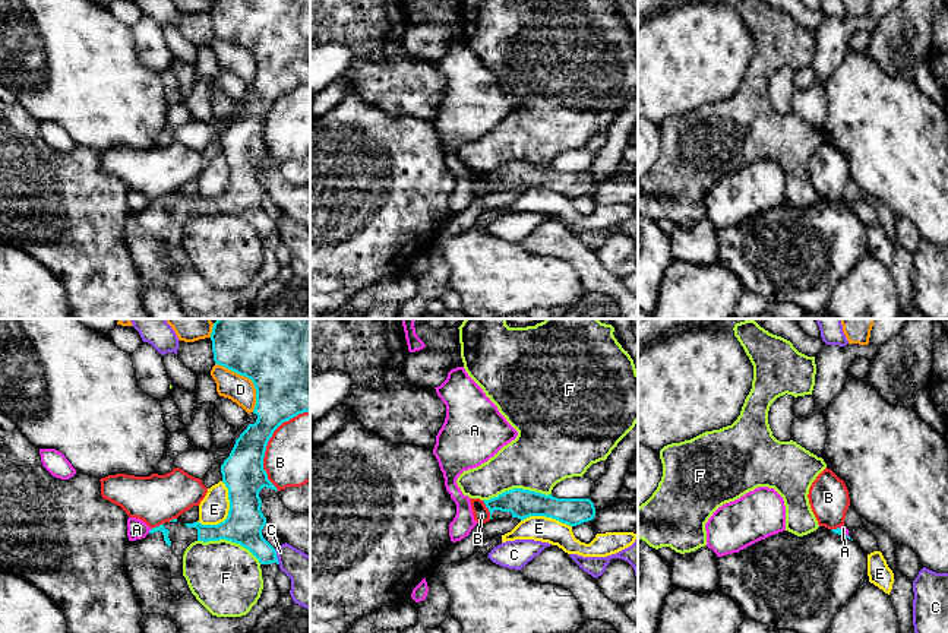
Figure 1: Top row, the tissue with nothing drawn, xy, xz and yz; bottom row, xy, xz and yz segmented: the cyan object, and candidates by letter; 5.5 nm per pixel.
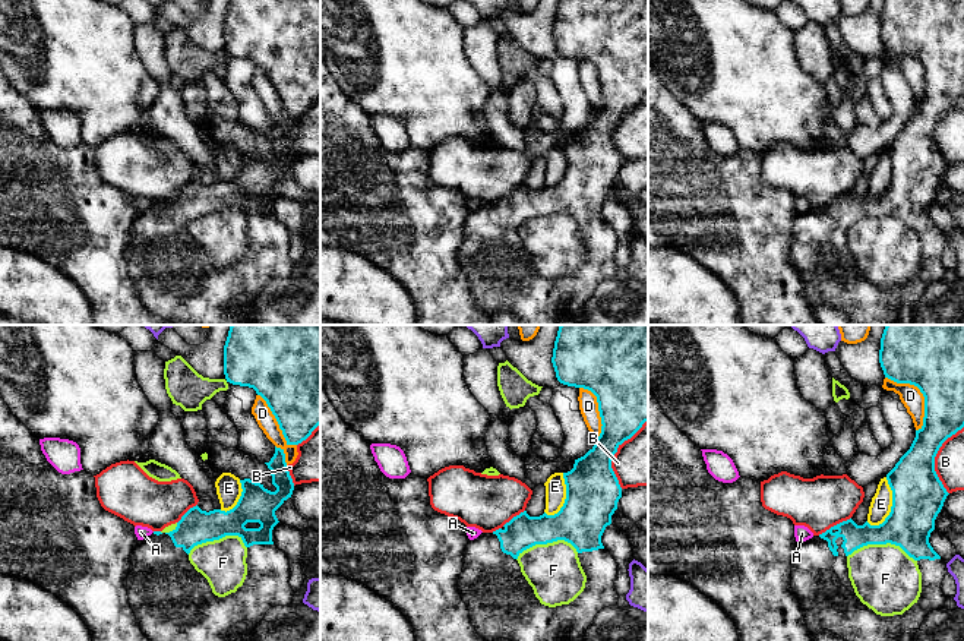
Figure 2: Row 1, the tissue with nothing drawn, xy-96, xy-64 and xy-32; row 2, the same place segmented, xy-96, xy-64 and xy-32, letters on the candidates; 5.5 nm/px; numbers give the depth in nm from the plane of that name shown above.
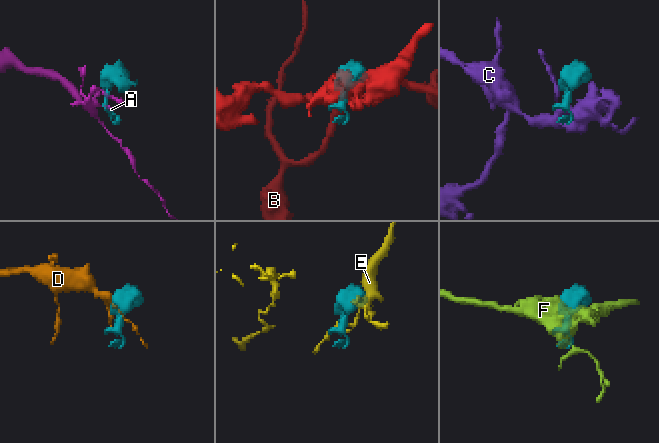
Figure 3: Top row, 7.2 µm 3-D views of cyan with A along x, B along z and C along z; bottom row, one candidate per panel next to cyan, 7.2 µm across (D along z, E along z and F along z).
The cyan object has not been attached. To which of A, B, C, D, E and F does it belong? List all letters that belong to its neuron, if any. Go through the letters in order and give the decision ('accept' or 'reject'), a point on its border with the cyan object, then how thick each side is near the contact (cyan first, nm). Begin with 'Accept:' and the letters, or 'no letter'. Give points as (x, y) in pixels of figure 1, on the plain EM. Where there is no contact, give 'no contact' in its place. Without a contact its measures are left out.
Accept: no letter
A: reject; contact xy (149, 203); calibres 50 and 110 nm
B: reject; contact xy (266, 116); calibres 260 and 380 nm
C: reject; contact xy (275, 228); calibres 200 and 220 nm
D: reject; contact xy (249, 50); calibres 460 and 150 nm
E: reject; contact xy (228, 184); calibres 240 and 160 nm
F: reject; contact xz (517, 161); calibres 160 and 360 nm

